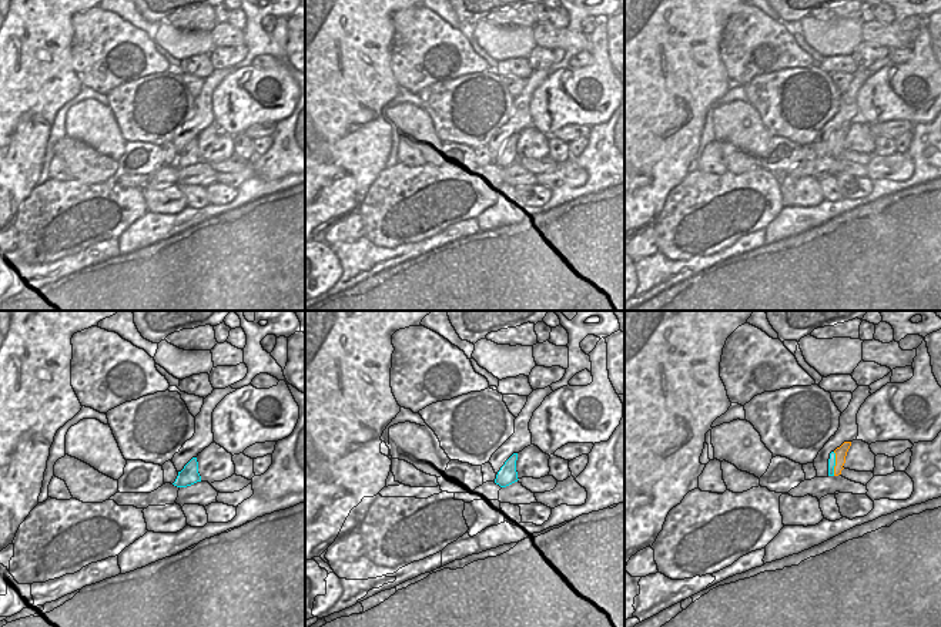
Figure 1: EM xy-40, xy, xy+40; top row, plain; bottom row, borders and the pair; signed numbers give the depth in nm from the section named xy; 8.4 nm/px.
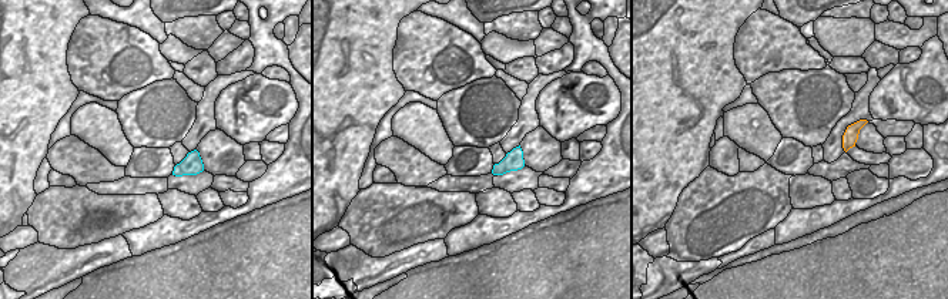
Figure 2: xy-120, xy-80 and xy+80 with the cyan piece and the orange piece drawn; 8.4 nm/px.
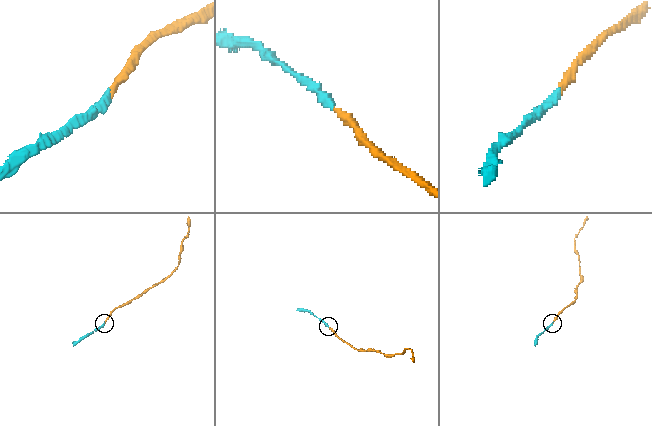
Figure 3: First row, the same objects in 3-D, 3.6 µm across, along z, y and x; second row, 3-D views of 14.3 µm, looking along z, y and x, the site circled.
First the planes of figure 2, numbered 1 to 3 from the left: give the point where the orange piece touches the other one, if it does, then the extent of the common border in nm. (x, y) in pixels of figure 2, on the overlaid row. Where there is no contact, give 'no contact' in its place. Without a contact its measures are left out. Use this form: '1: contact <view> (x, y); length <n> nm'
1: no contact
2: no contact
3: no contact

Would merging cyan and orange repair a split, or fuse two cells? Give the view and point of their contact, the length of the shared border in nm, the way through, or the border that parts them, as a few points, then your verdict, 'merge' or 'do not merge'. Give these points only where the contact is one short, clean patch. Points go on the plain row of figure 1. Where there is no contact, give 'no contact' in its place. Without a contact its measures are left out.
meets cyan in xy+40 at (834, 144); contact 200 nm long; runs through xy+40 (831, 143), (834, 144), (840, 133); merge

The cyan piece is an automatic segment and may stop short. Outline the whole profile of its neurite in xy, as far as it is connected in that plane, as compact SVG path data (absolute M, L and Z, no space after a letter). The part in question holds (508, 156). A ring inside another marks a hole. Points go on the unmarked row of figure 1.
M513 134L505 145L500 148L500 151L496 155L495 164L500 168L506 168L515 162L518 162L518 152L516 152L516 141L518 134Z

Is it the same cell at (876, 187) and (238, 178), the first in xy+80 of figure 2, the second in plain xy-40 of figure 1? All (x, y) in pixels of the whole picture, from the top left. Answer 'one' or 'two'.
two

